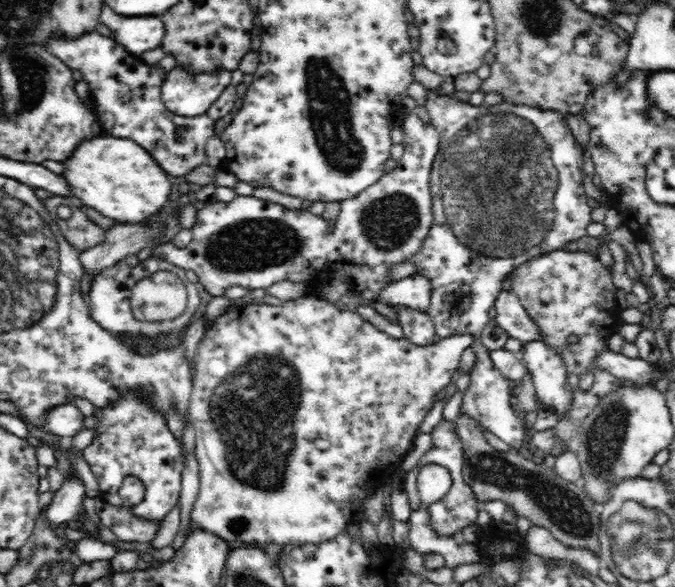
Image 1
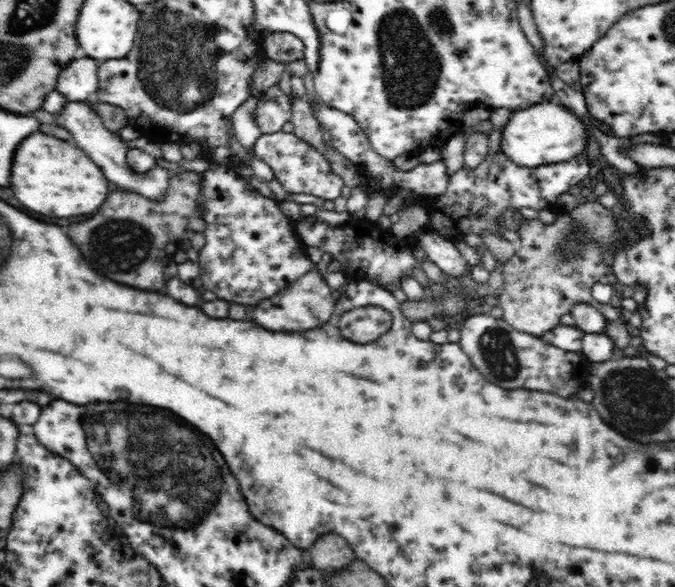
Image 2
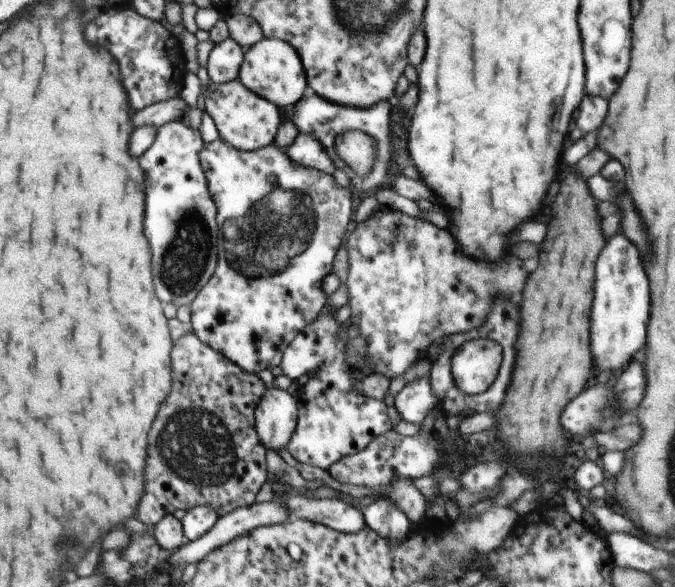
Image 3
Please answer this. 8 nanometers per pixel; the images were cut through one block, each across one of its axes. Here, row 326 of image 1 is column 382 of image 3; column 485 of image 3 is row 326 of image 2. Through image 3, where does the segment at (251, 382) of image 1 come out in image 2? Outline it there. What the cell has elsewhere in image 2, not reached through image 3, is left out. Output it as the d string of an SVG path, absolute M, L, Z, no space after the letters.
M312 270L295 280L284 291L277 292L274 296L262 299L255 305L252 320L266 330L272 332L296 332L296 330L312 330L330 320L335 309L336 300L328 283L318 270Z

